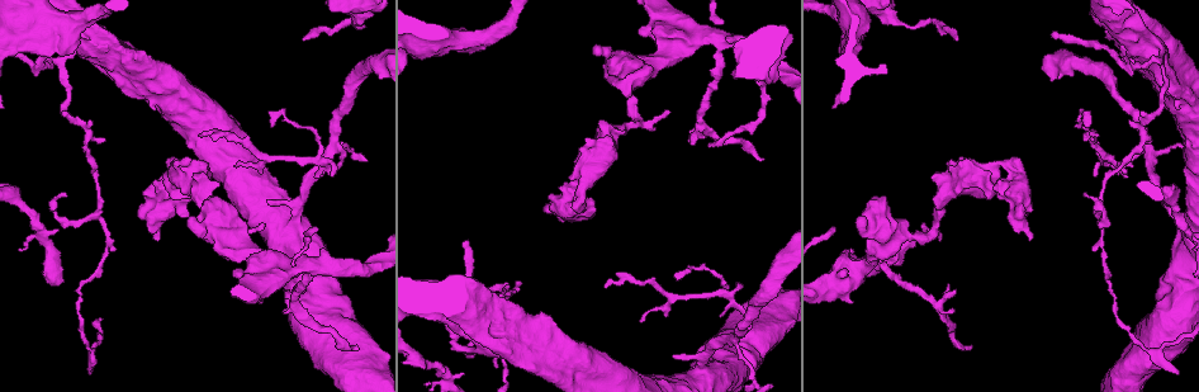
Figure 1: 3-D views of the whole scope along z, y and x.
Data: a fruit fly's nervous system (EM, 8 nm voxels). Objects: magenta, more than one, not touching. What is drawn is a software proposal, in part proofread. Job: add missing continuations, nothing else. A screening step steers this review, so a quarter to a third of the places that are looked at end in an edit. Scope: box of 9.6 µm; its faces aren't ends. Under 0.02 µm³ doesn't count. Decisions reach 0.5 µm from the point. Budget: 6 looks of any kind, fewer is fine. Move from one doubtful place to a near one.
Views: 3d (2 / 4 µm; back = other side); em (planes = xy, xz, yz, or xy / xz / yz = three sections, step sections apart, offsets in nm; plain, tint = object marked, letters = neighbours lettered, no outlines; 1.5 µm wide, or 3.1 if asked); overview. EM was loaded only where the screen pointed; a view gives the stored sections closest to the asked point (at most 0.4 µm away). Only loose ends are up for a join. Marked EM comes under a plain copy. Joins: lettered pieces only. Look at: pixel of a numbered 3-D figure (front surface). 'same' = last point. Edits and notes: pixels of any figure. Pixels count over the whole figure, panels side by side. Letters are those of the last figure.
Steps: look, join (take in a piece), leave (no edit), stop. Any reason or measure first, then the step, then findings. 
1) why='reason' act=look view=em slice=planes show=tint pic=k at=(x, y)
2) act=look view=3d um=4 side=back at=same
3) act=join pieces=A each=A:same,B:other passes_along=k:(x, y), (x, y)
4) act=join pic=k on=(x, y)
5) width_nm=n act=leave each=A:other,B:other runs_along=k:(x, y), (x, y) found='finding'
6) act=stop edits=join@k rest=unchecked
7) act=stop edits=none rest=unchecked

act=look view=3d um=2 pic=1 at=(971, 345)

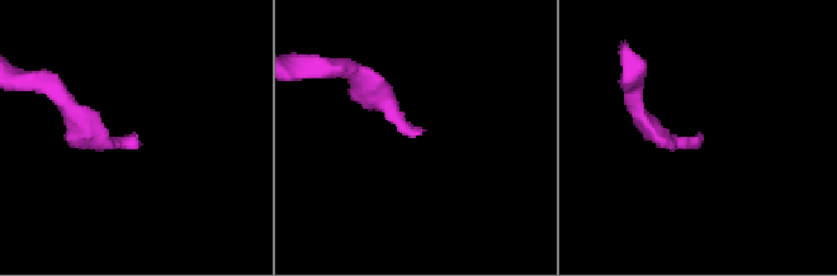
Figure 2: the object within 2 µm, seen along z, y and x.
why='now the EM' act=look view=em slice=xy step=4 show=tint pic=2 at=(698, 132)

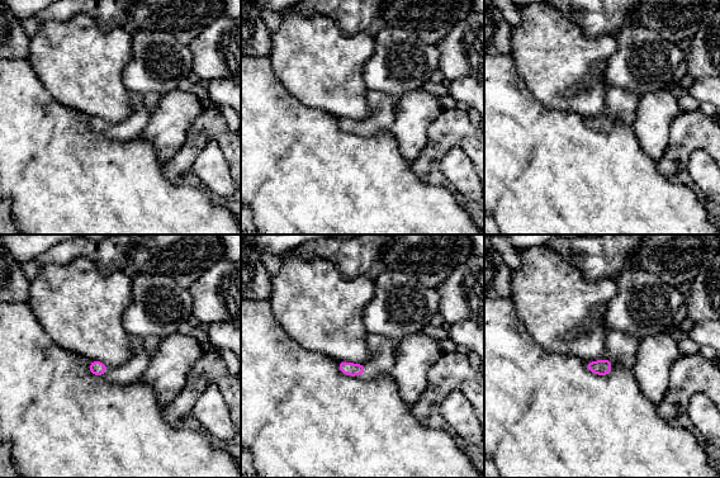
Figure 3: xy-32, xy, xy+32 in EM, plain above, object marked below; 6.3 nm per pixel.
act=look view=em slice=xy step=4 show=letters at=same

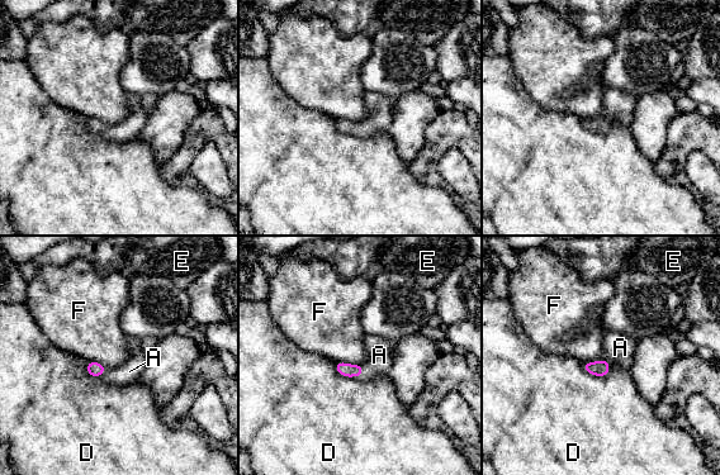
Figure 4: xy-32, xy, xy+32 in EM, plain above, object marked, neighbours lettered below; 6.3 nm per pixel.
act=join pieces=A each=A:same,D:other,E:other,F:other passes_along=4:(344, 369), (361, 375), (379, 355) found='the neuron continues'

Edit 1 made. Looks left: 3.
why='free end' act=look view=3d um=2 side=back pic=1 at=(1132, 162)

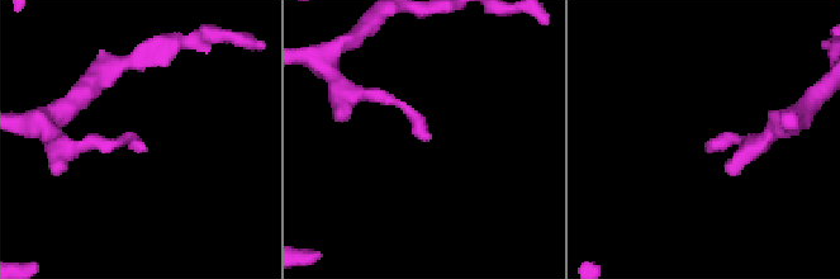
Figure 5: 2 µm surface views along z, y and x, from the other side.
act=look view=em slice=xy step=4 show=tint pic=5 at=(142, 142)

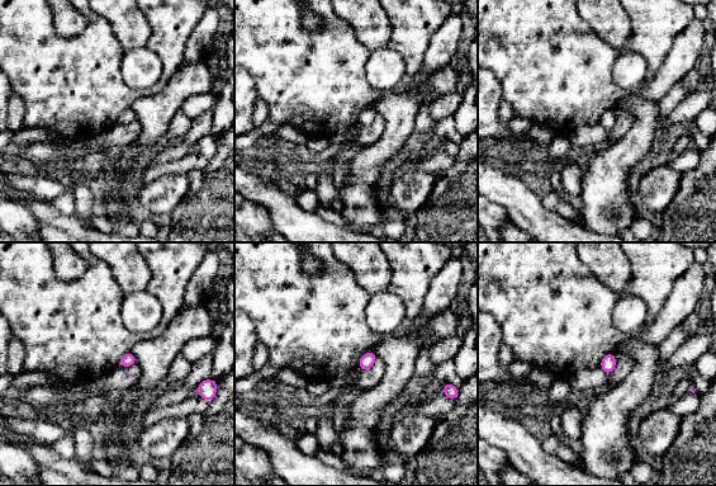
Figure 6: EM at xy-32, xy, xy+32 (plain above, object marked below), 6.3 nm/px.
why='cut it another way' act=look view=em slice=planes show=letters at=same

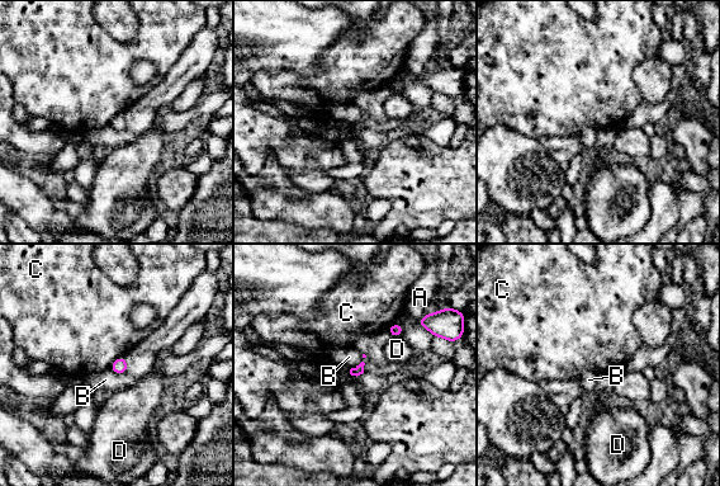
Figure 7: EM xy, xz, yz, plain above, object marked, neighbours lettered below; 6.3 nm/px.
act=leave each=A:other,B:other,C:other,D:other border=7:(122, 354), (109, 367) found='no lettered piece goes on from it'

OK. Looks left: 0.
act=stop edits=join@4 rest=unchecked

